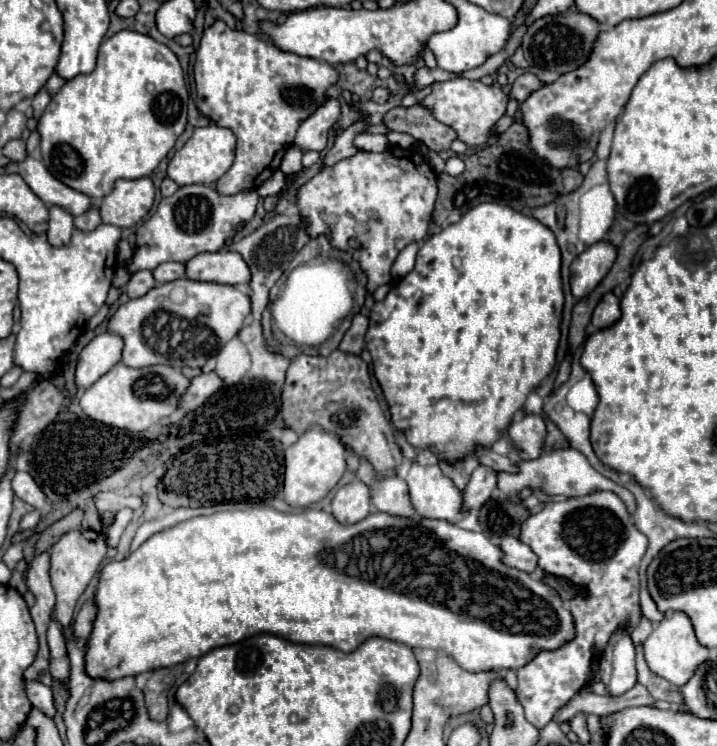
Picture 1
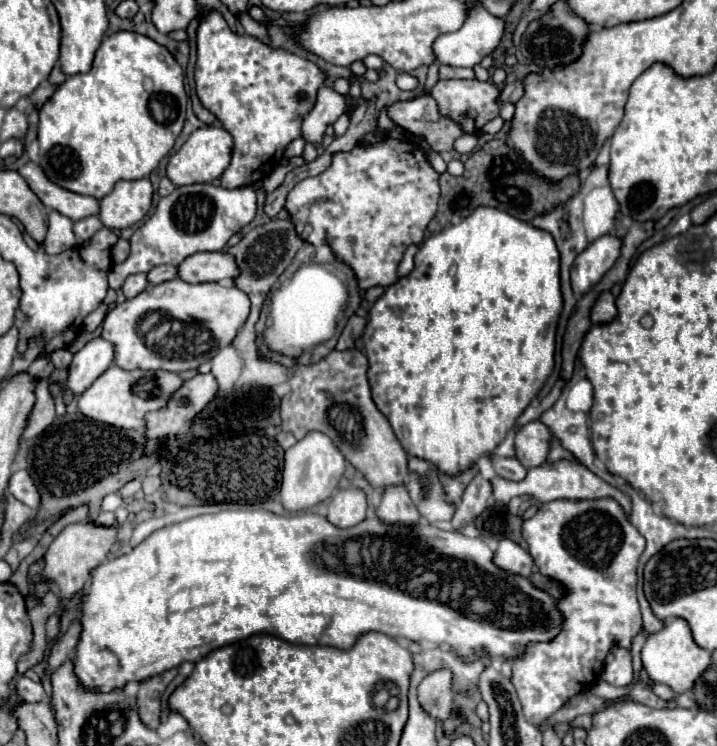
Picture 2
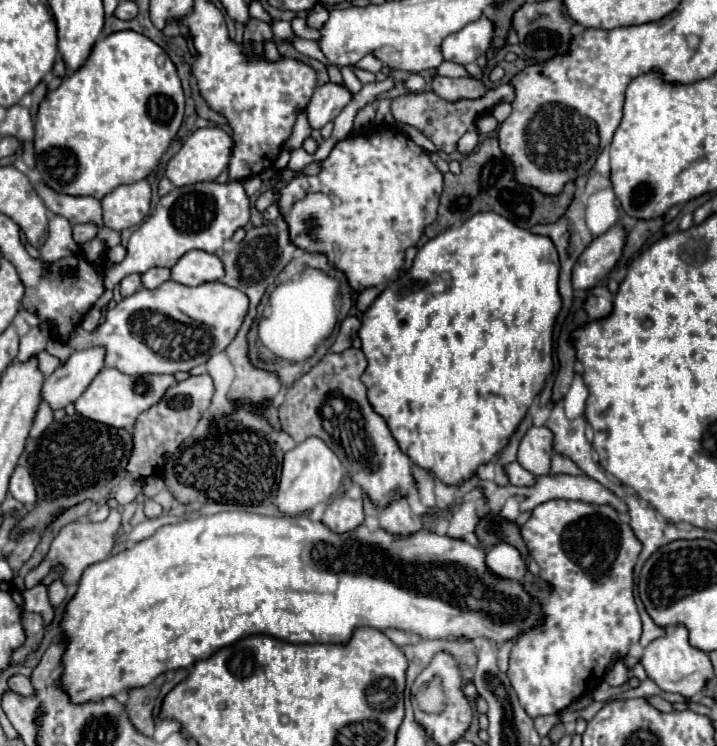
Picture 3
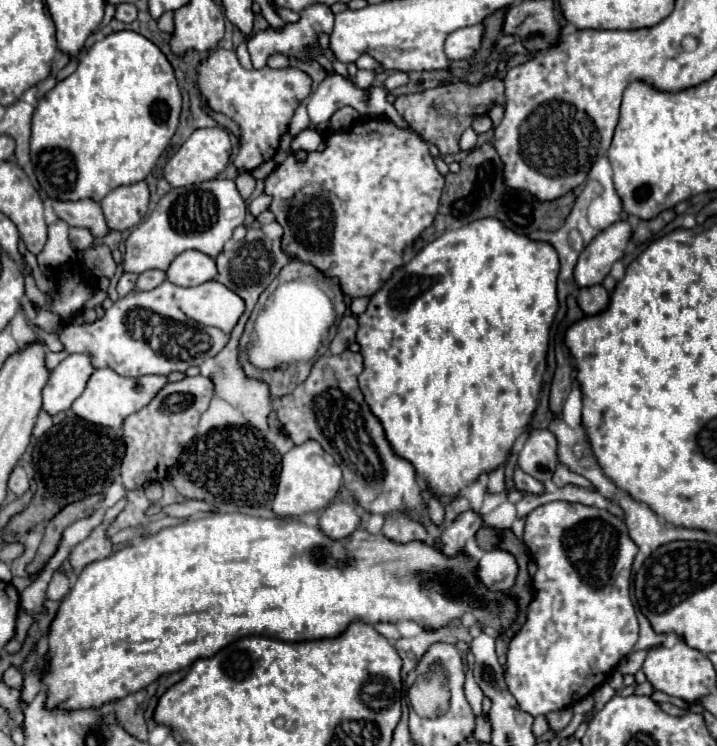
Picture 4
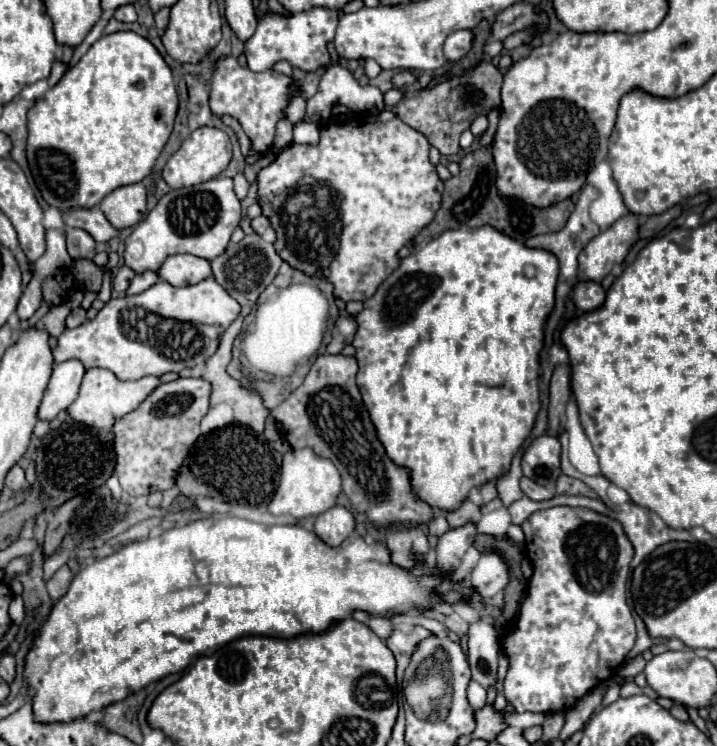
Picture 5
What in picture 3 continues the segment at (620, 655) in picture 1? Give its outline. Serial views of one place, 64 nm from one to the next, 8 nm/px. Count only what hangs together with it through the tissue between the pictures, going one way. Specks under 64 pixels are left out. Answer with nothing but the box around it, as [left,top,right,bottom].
[604,660,628,686]

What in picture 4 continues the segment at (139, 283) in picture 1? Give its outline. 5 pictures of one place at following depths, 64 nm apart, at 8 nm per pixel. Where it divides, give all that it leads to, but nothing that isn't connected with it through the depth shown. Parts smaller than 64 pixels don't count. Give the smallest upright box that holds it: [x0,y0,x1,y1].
[116,272,138,296]

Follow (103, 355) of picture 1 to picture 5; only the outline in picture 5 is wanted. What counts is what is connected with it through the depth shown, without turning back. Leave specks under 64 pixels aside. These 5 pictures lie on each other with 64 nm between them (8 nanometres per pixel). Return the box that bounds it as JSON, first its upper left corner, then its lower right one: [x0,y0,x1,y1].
[38,360,86,422]

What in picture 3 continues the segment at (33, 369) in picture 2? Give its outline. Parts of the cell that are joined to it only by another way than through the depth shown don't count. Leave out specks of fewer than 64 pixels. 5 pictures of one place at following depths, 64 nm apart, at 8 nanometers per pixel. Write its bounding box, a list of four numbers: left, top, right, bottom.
[38,350,60,376]

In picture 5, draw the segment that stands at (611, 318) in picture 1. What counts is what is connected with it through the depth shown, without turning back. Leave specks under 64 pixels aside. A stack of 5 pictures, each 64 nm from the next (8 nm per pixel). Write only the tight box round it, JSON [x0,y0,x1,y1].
[572,280,606,312]

